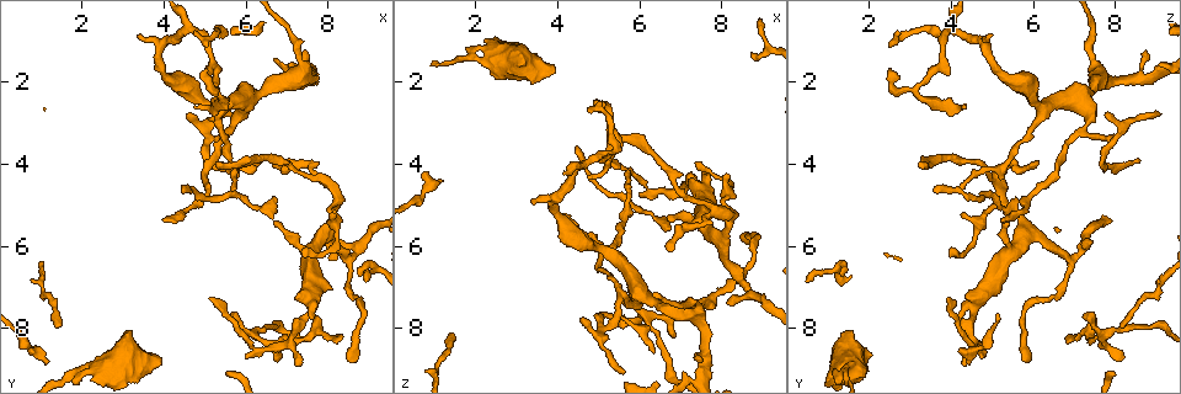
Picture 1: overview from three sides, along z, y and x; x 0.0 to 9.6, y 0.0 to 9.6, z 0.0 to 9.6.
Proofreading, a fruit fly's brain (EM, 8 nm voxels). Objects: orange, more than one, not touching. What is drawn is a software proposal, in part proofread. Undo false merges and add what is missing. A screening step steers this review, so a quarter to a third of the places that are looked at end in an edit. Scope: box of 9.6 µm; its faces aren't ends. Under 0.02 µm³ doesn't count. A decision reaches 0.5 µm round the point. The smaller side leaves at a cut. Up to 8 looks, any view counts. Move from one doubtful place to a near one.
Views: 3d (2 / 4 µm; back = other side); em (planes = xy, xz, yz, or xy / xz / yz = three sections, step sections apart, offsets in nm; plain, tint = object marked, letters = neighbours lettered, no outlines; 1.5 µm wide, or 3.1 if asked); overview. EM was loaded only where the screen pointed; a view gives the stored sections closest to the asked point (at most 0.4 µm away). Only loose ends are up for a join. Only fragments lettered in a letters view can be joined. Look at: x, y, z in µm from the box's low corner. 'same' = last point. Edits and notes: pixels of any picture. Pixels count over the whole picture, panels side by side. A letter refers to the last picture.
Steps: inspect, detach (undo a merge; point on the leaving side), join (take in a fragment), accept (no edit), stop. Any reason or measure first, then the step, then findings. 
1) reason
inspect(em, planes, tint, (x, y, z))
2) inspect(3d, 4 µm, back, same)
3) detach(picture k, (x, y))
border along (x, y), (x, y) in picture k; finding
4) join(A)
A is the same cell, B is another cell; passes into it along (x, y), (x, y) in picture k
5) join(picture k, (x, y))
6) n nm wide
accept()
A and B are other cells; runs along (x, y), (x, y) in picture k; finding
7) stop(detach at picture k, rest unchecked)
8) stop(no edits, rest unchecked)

free end
inspect(em, planes, letters, (3.90, 8.75, 1.75))

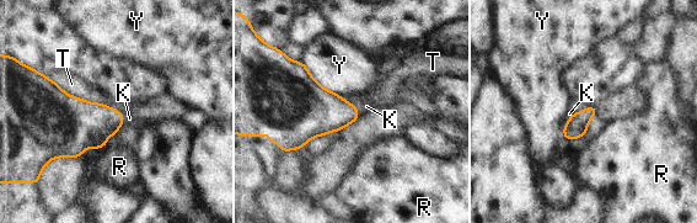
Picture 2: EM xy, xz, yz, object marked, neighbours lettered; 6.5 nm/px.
join(K)
K is the same cell, R, T and Y are other cells; passes into it along (86, 125), (123, 120), (129, 118) in picture 2; the neuron continues

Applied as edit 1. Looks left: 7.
inspect(3d, 4 µm, (6.70, 3.90, 6.05))

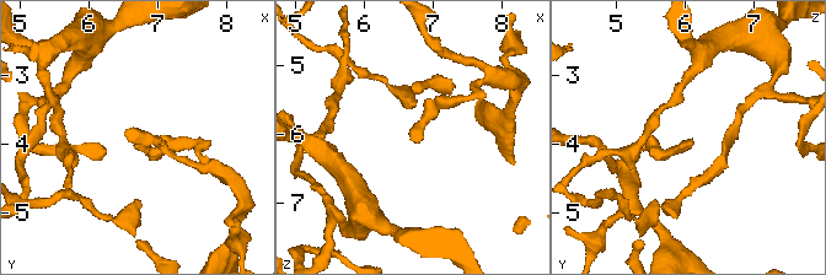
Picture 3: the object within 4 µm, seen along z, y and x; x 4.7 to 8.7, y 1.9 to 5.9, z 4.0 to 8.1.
inspect(em, xz, step 8, tint, (6.70, 3.95, 6.10))

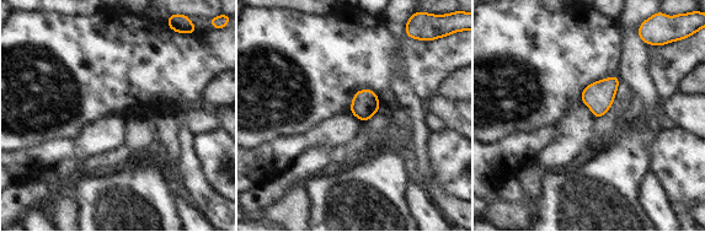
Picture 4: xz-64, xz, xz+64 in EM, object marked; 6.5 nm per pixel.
another direction
inspect(em, planes, letters, same)

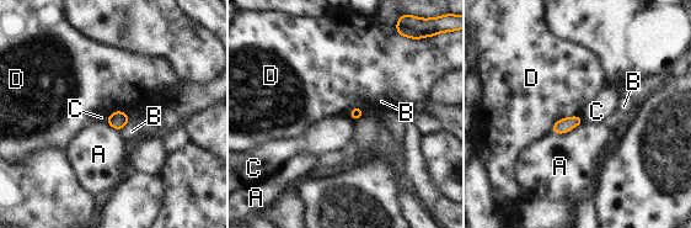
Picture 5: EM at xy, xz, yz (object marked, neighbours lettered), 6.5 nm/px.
accept()
A, B, C and D are other cells; border along (347, 117), (354, 121) in picture 5; no lettered fragment goes on from it

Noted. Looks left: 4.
stops while still wide
inspect(3d, 4 µm, (7.60, 7.70, 4.15))

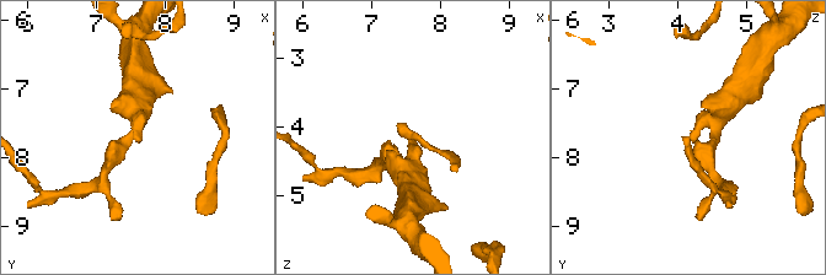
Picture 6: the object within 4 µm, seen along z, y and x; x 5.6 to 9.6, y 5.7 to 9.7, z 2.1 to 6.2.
arms of 180, 380 nm
inspect(em, planes, letters, (7.65, 7.70, 4.20))

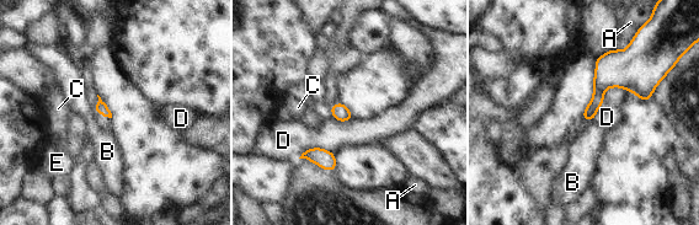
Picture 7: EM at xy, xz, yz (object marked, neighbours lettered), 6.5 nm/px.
accept()
A, B, C, D and E are other cells; border along (334, 153), (308, 148), (298, 157) in picture 7; no lettered fragment goes on from it

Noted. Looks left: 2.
stop(join at picture 2, rest unchecked)

